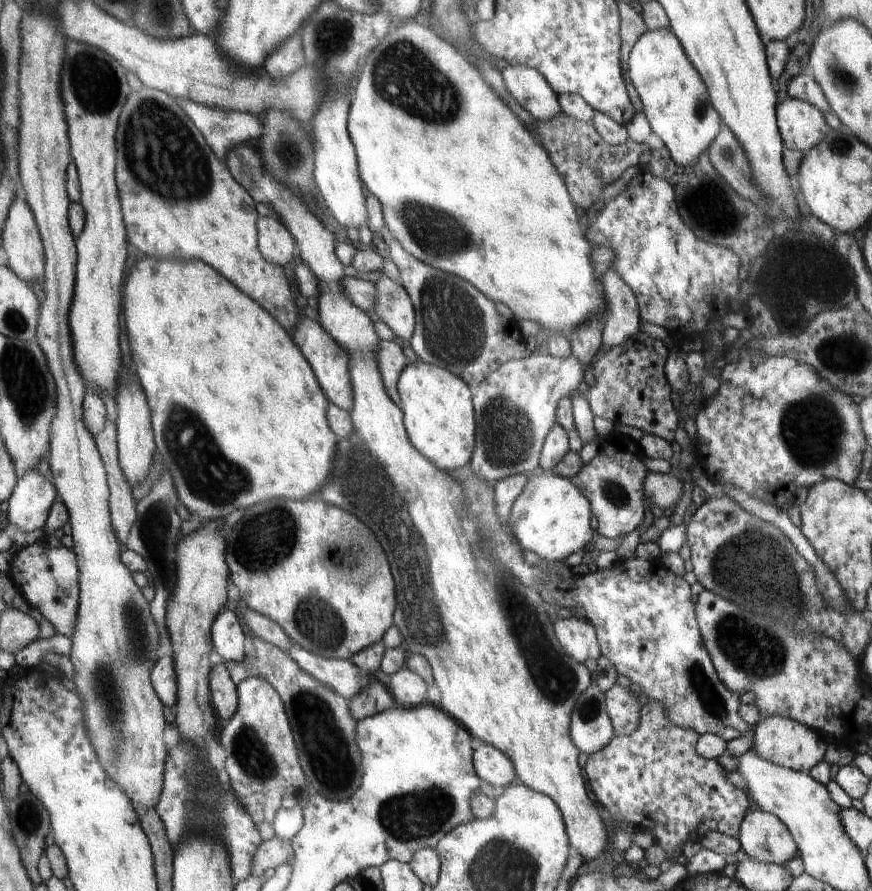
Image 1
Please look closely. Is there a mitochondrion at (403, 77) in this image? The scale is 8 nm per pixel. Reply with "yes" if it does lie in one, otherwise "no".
yes

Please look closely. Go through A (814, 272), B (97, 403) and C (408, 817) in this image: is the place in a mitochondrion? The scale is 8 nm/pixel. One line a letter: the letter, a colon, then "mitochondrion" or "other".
A: other
B: other
C: mitochondrion

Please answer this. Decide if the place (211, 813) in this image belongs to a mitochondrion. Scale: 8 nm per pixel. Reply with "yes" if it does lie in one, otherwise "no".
yes

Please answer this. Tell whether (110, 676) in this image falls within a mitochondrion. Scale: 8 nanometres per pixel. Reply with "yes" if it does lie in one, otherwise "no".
yes

